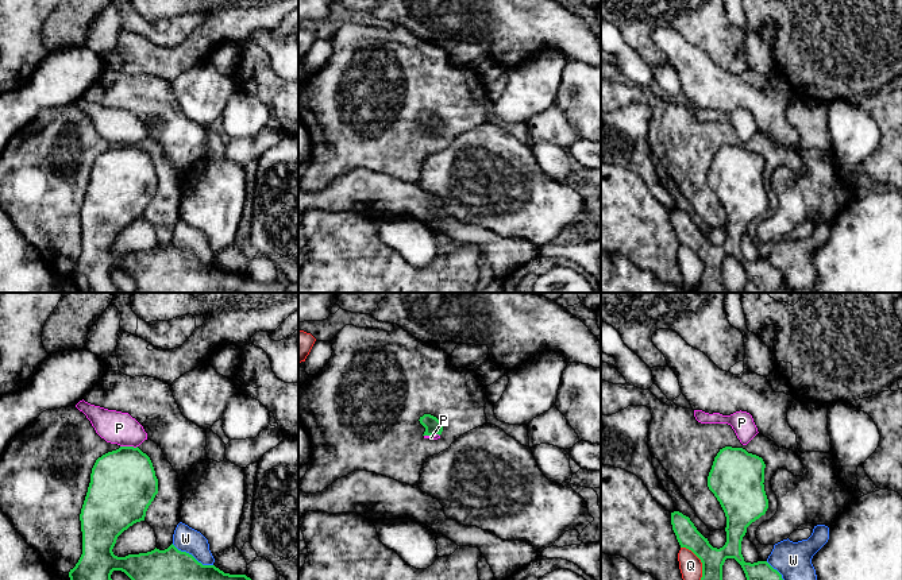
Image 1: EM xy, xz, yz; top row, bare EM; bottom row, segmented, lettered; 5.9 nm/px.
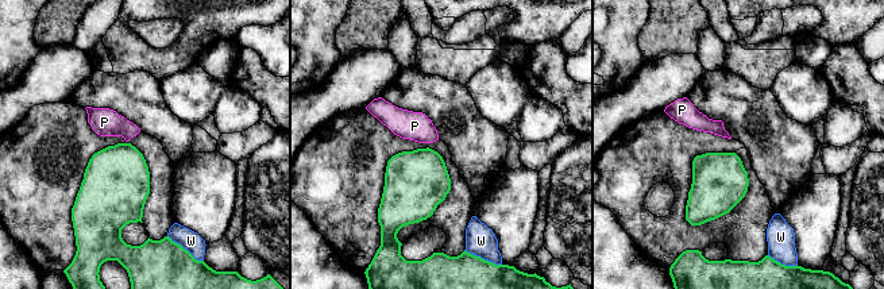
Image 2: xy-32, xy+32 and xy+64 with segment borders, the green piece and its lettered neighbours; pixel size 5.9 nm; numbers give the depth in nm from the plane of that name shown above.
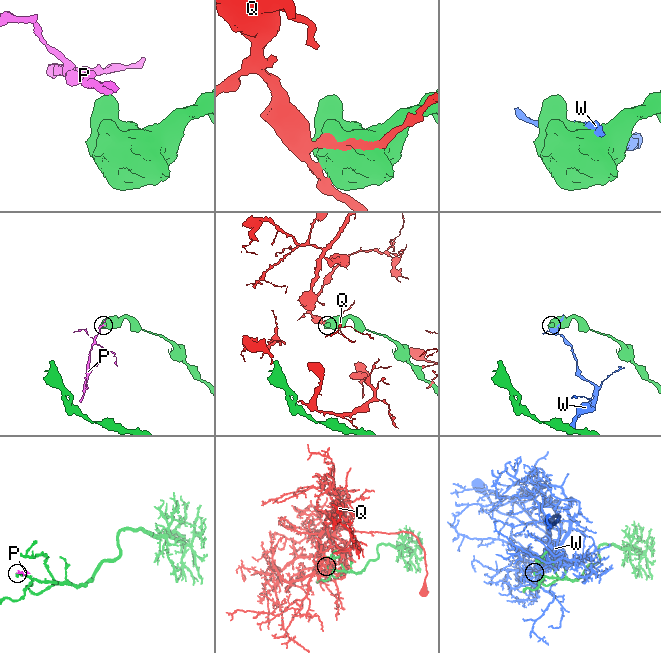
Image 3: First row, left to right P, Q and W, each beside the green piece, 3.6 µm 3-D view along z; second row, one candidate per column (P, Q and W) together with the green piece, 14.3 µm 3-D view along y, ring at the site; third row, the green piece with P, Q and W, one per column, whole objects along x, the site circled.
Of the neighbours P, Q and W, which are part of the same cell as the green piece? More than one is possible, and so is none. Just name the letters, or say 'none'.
none

